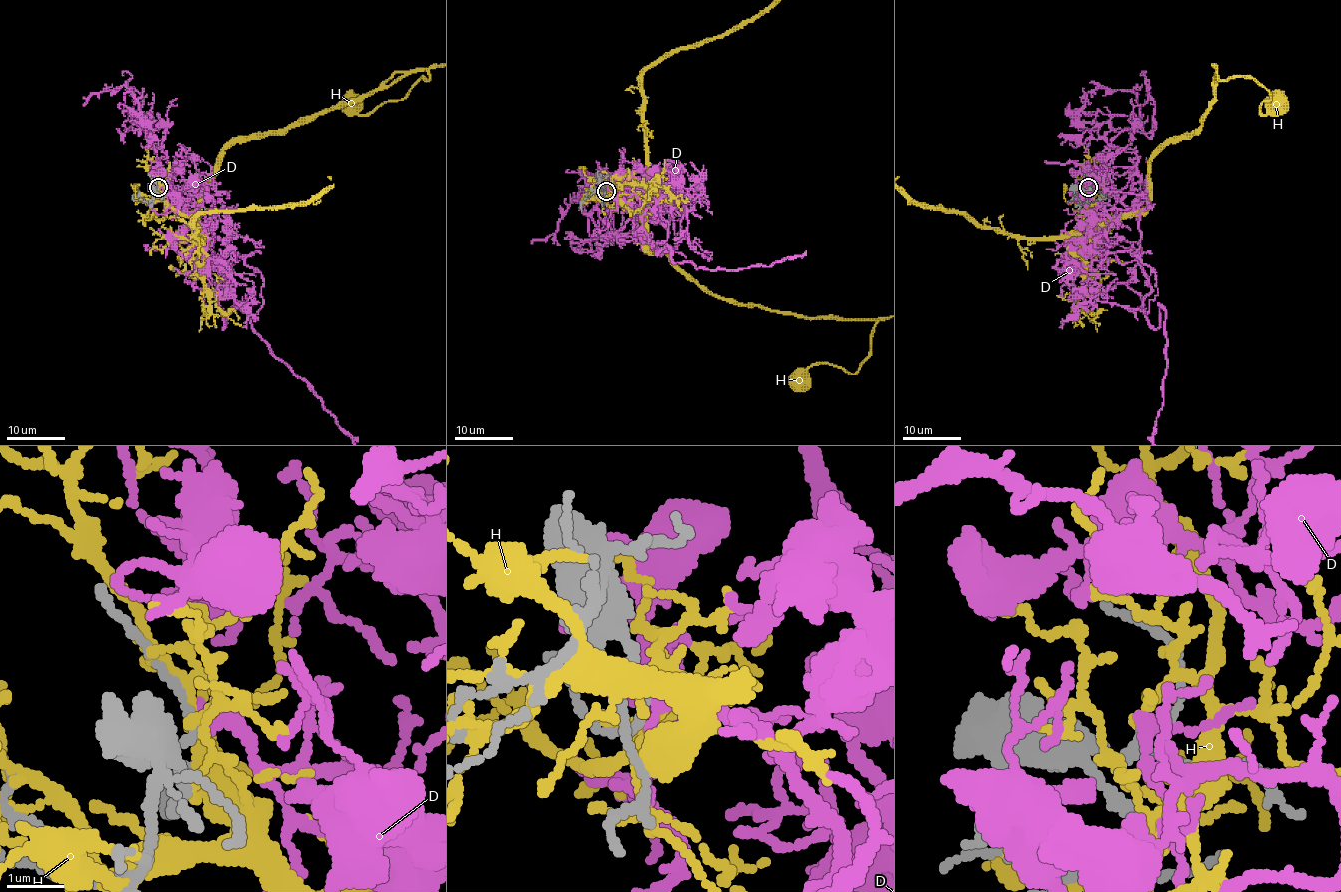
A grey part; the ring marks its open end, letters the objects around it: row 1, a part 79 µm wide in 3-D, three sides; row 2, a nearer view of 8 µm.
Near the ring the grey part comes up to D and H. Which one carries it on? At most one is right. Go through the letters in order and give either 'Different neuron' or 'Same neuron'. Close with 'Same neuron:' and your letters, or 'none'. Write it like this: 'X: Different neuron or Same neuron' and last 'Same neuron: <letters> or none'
D: Same neuron
H: Different neuron
Same neuron: D

